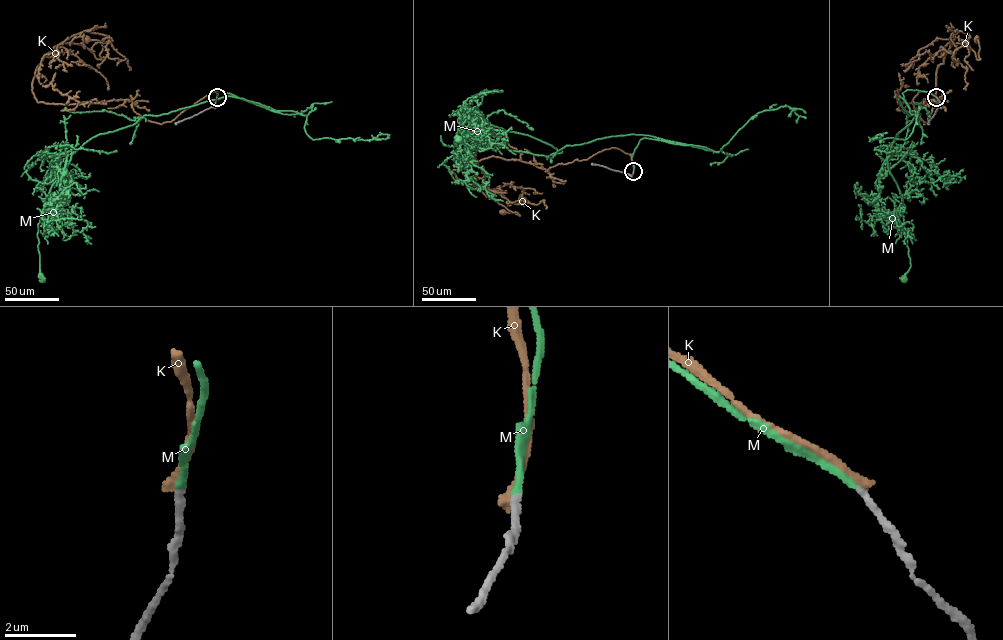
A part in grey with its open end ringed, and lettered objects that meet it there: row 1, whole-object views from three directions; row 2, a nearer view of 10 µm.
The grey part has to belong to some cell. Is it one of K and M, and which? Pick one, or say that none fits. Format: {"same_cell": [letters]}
{"same_cell": ["M"]}

